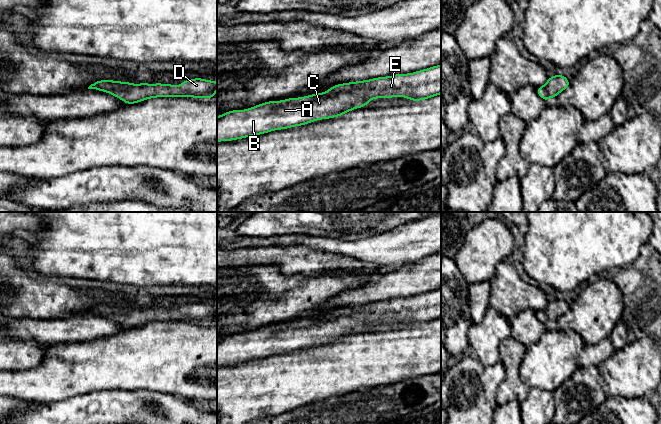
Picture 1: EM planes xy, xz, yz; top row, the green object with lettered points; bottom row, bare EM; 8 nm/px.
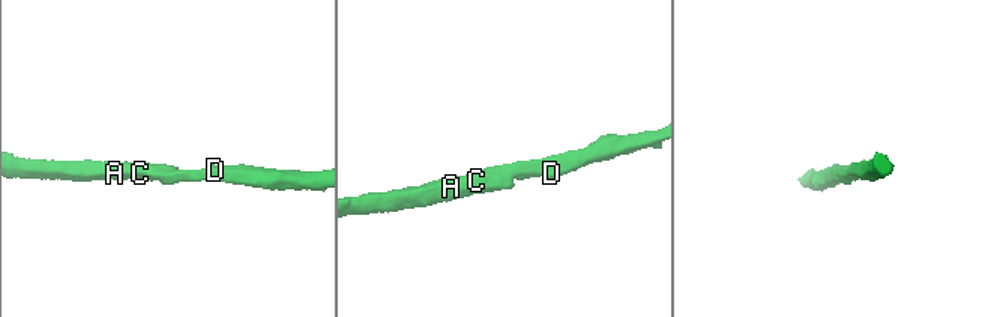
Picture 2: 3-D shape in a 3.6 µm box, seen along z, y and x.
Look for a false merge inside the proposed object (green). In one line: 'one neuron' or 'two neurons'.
one neuron

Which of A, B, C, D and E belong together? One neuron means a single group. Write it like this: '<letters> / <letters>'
A B C D E

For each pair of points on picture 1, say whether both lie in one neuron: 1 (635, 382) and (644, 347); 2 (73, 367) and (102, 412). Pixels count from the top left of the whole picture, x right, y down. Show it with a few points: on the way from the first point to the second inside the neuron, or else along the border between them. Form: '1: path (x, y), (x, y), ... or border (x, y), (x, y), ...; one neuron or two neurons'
1: path (635, 373), (643, 356); one neuron
2: border (112, 389), (94, 390), (66, 398); two neurons

